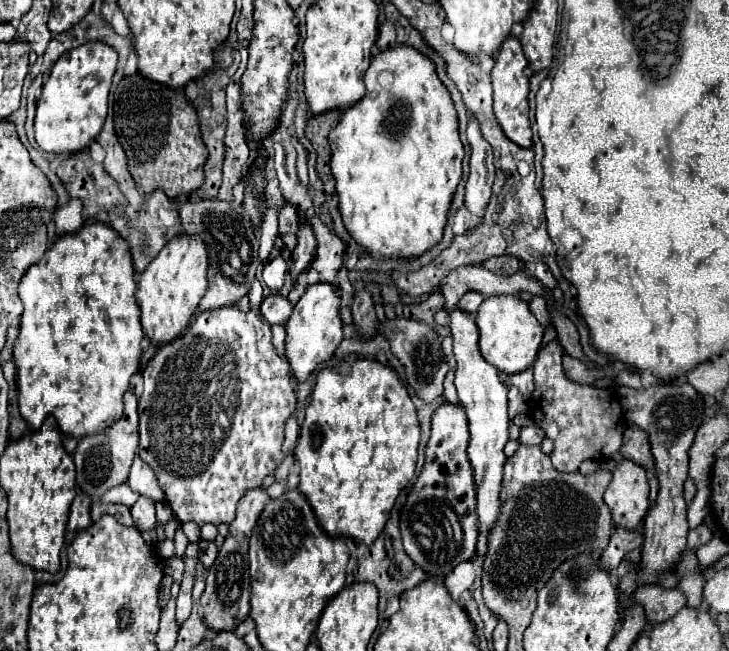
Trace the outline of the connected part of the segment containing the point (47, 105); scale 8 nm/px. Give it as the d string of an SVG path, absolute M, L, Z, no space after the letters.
M84 44L82 48L74 48L74 52L60 56L50 70L48 82L42 86L42 96L36 104L34 132L36 142L44 152L82 152L96 140L104 126L116 60L118 54L108 44Z

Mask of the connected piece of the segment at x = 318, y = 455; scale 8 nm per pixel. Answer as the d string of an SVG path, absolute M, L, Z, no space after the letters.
M360 358L352 364L342 362L338 372L336 368L322 370L306 406L306 418L300 426L298 446L294 450L300 468L298 490L310 502L320 528L326 530L328 536L352 538L366 546L374 544L390 518L398 494L414 476L418 440L420 426L416 408L392 368L376 360Z

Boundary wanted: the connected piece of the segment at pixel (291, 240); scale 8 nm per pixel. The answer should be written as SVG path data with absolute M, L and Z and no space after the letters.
M284 204L284 208L280 210L278 228L280 228L280 238L284 240L284 248L292 250L296 246L296 232L298 232L298 214L292 204Z

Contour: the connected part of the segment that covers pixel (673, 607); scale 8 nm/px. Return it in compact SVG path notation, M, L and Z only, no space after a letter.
M642 586L636 590L634 602L642 602L646 616L652 624L670 620L680 608L686 606L686 596L678 588L662 586Z

